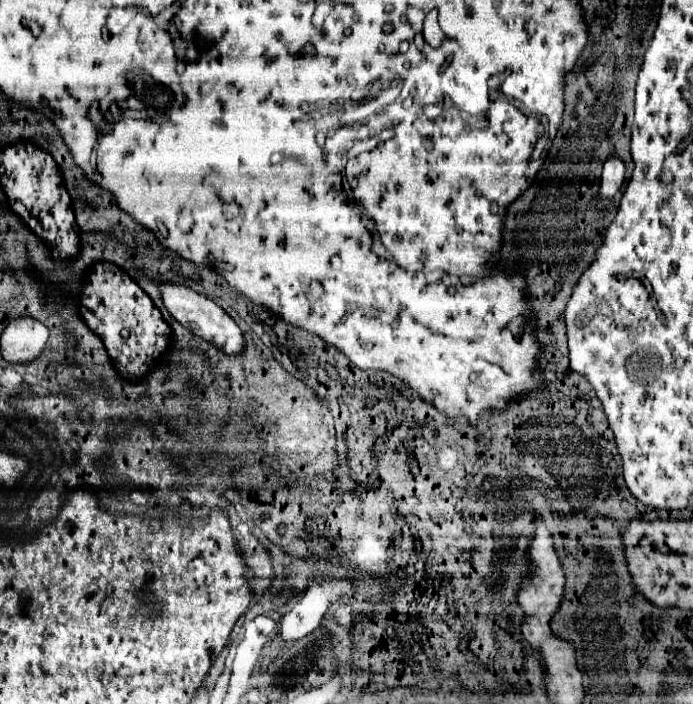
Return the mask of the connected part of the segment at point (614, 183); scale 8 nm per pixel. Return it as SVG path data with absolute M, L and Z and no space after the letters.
M611 158L603 166L603 176L601 176L601 196L609 198L615 196L621 190L625 178L625 164L619 158Z

